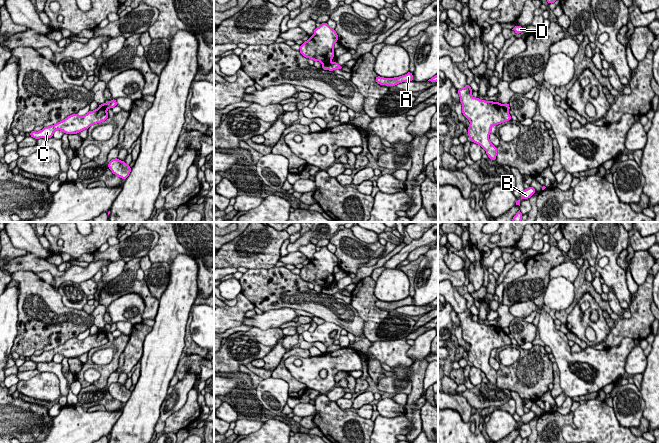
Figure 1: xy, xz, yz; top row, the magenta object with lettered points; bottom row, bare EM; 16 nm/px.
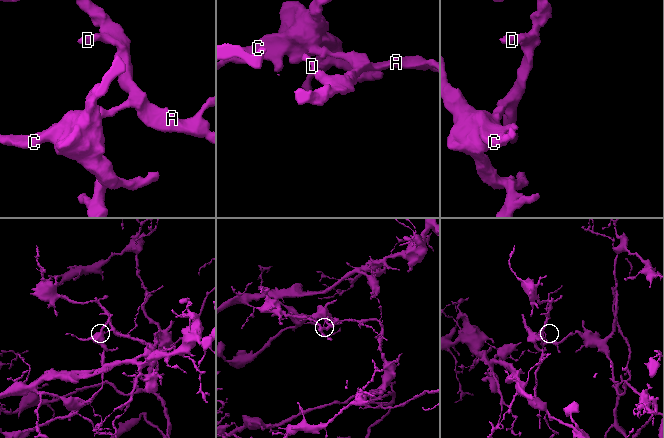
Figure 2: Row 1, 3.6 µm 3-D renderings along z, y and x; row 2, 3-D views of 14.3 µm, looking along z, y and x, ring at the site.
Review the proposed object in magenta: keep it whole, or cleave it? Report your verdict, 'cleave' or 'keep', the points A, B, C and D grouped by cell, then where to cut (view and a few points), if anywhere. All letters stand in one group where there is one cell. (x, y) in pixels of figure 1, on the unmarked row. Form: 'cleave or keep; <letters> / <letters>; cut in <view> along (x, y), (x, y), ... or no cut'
cleave; A D / B C; cut in xy along (99, 330), (103, 330), (106, 333)

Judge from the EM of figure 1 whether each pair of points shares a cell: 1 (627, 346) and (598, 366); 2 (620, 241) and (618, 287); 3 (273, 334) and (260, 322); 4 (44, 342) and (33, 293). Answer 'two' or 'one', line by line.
1: one
2: one
3: two
4: one

